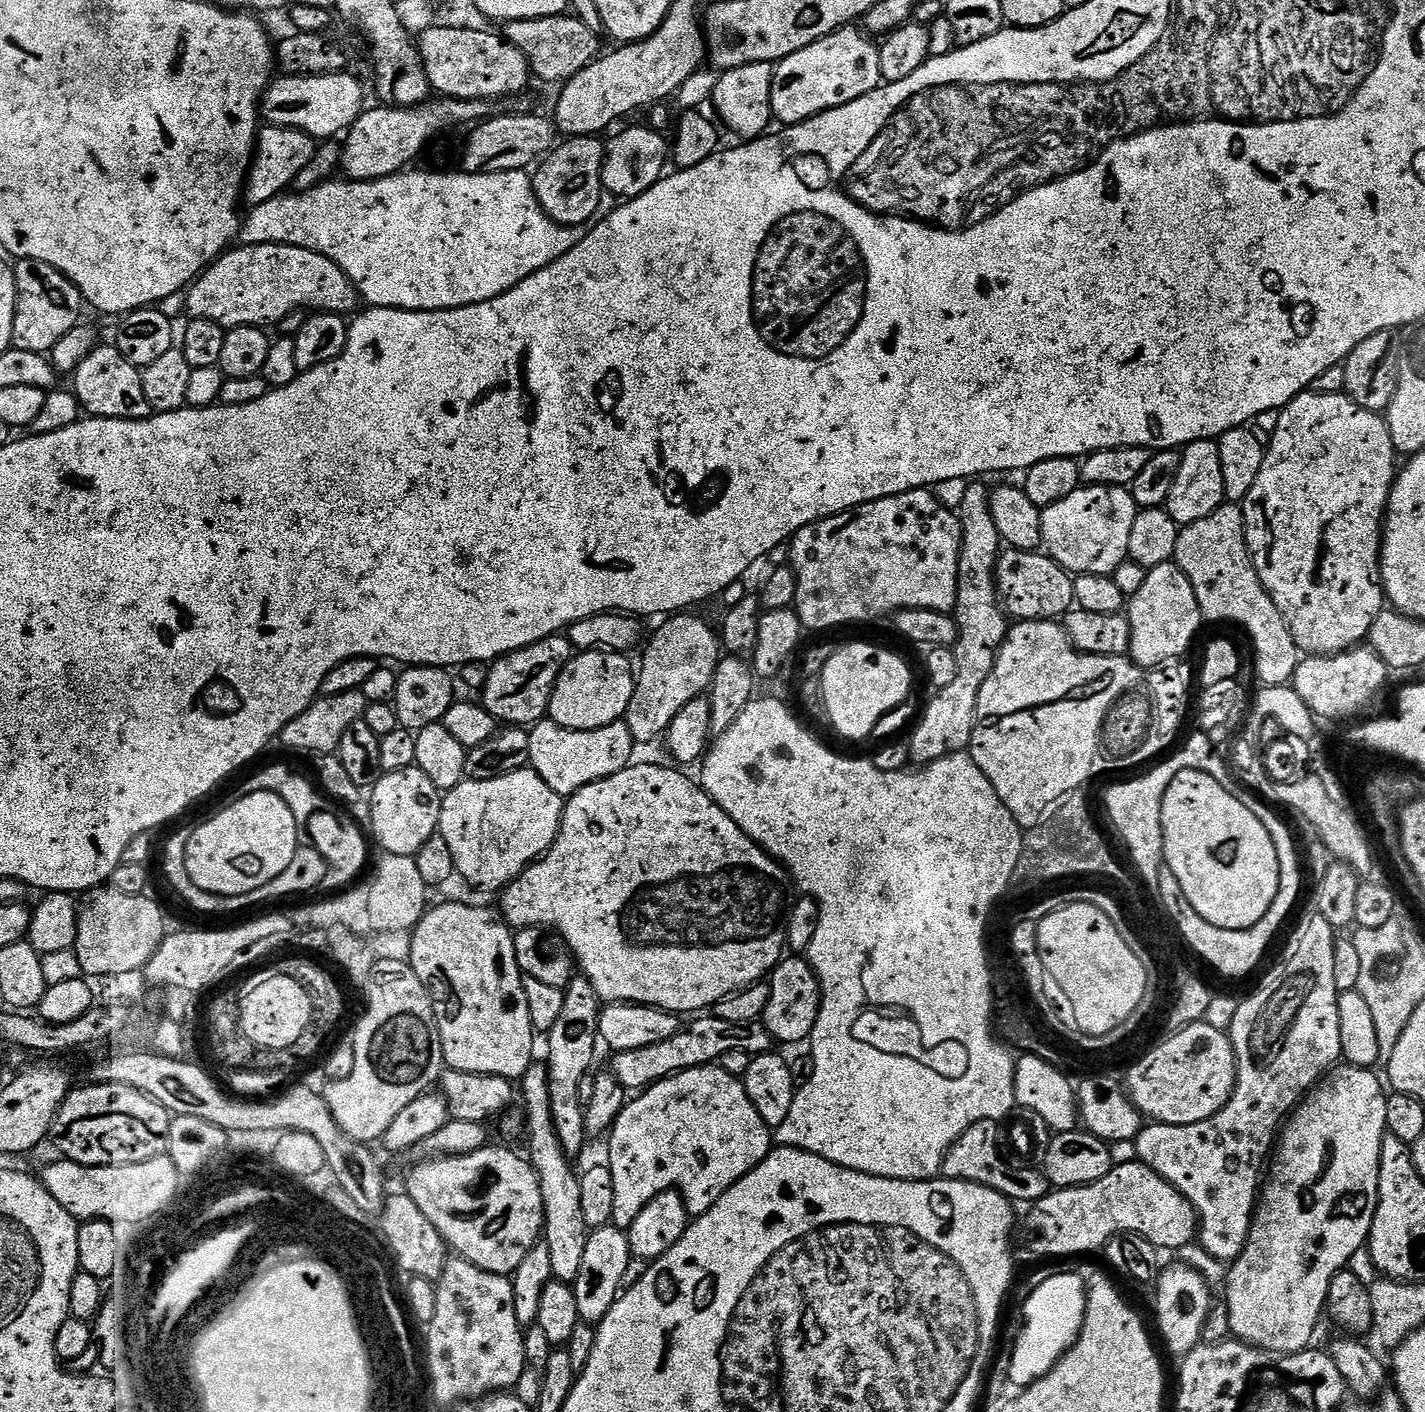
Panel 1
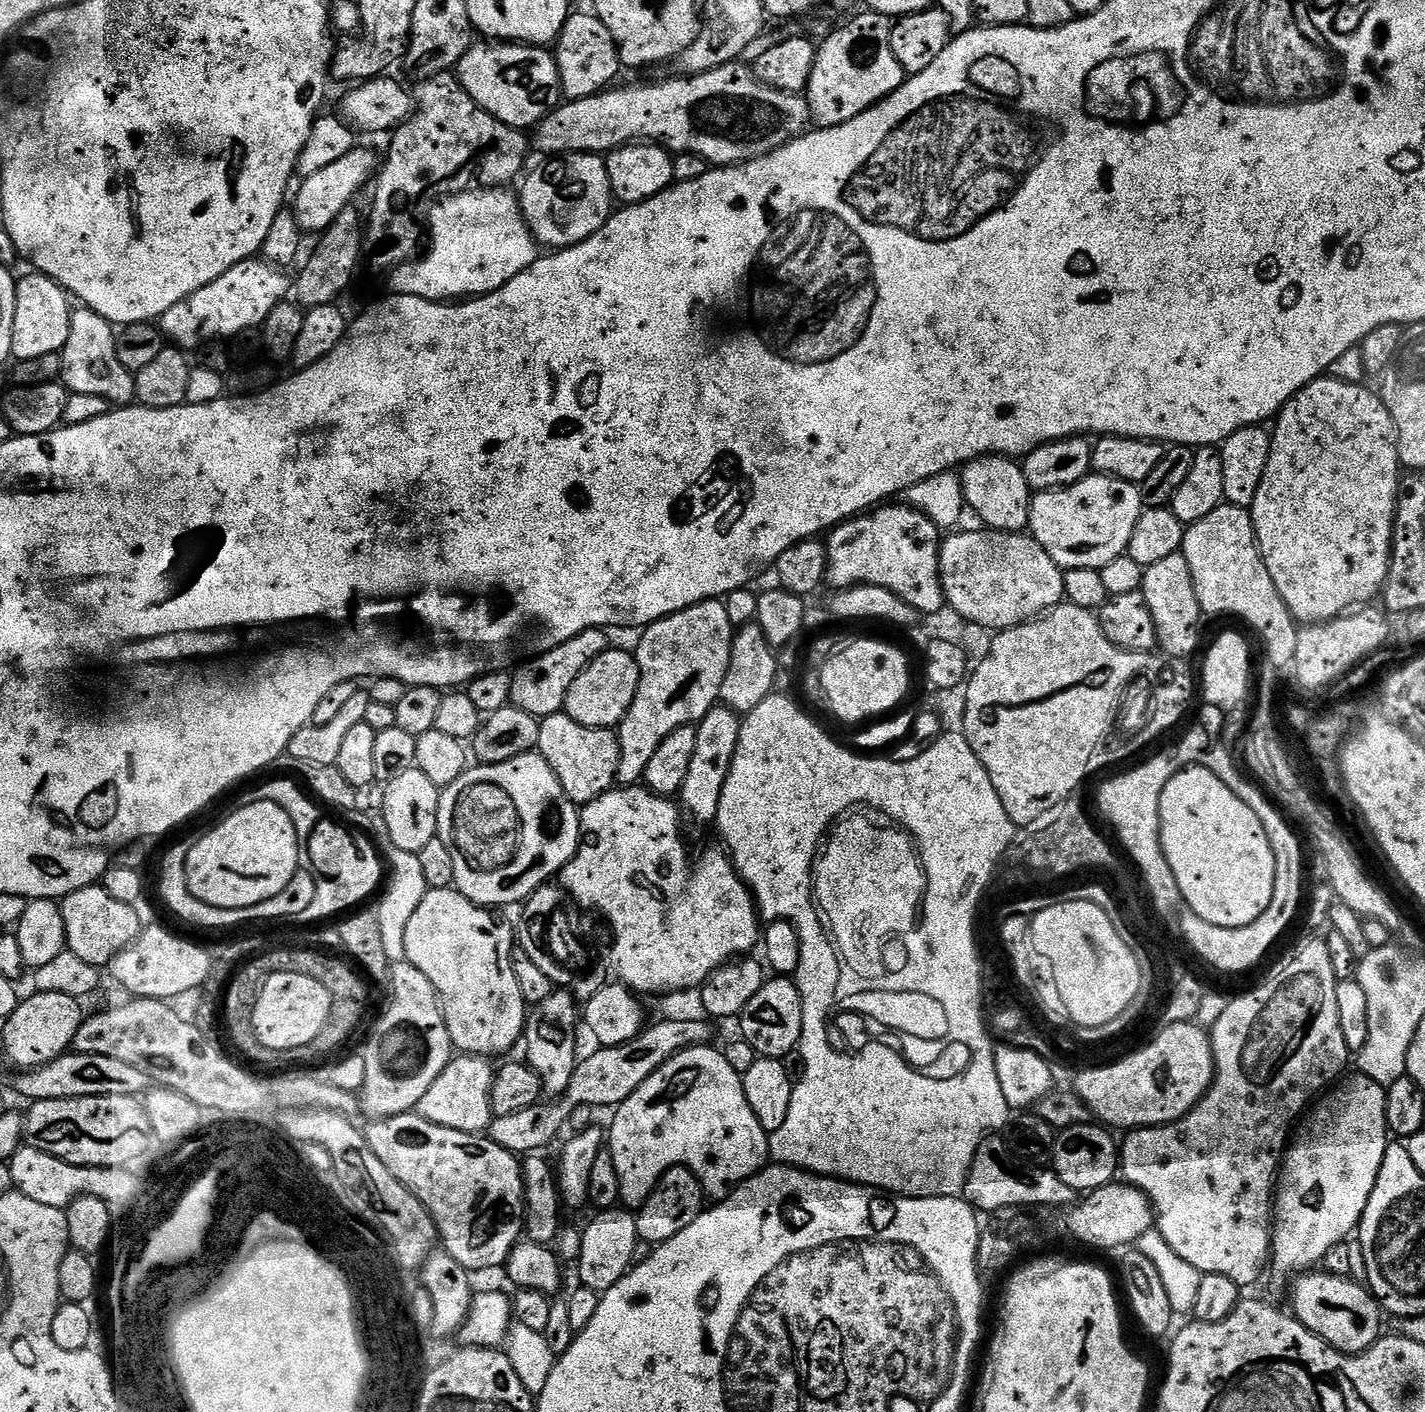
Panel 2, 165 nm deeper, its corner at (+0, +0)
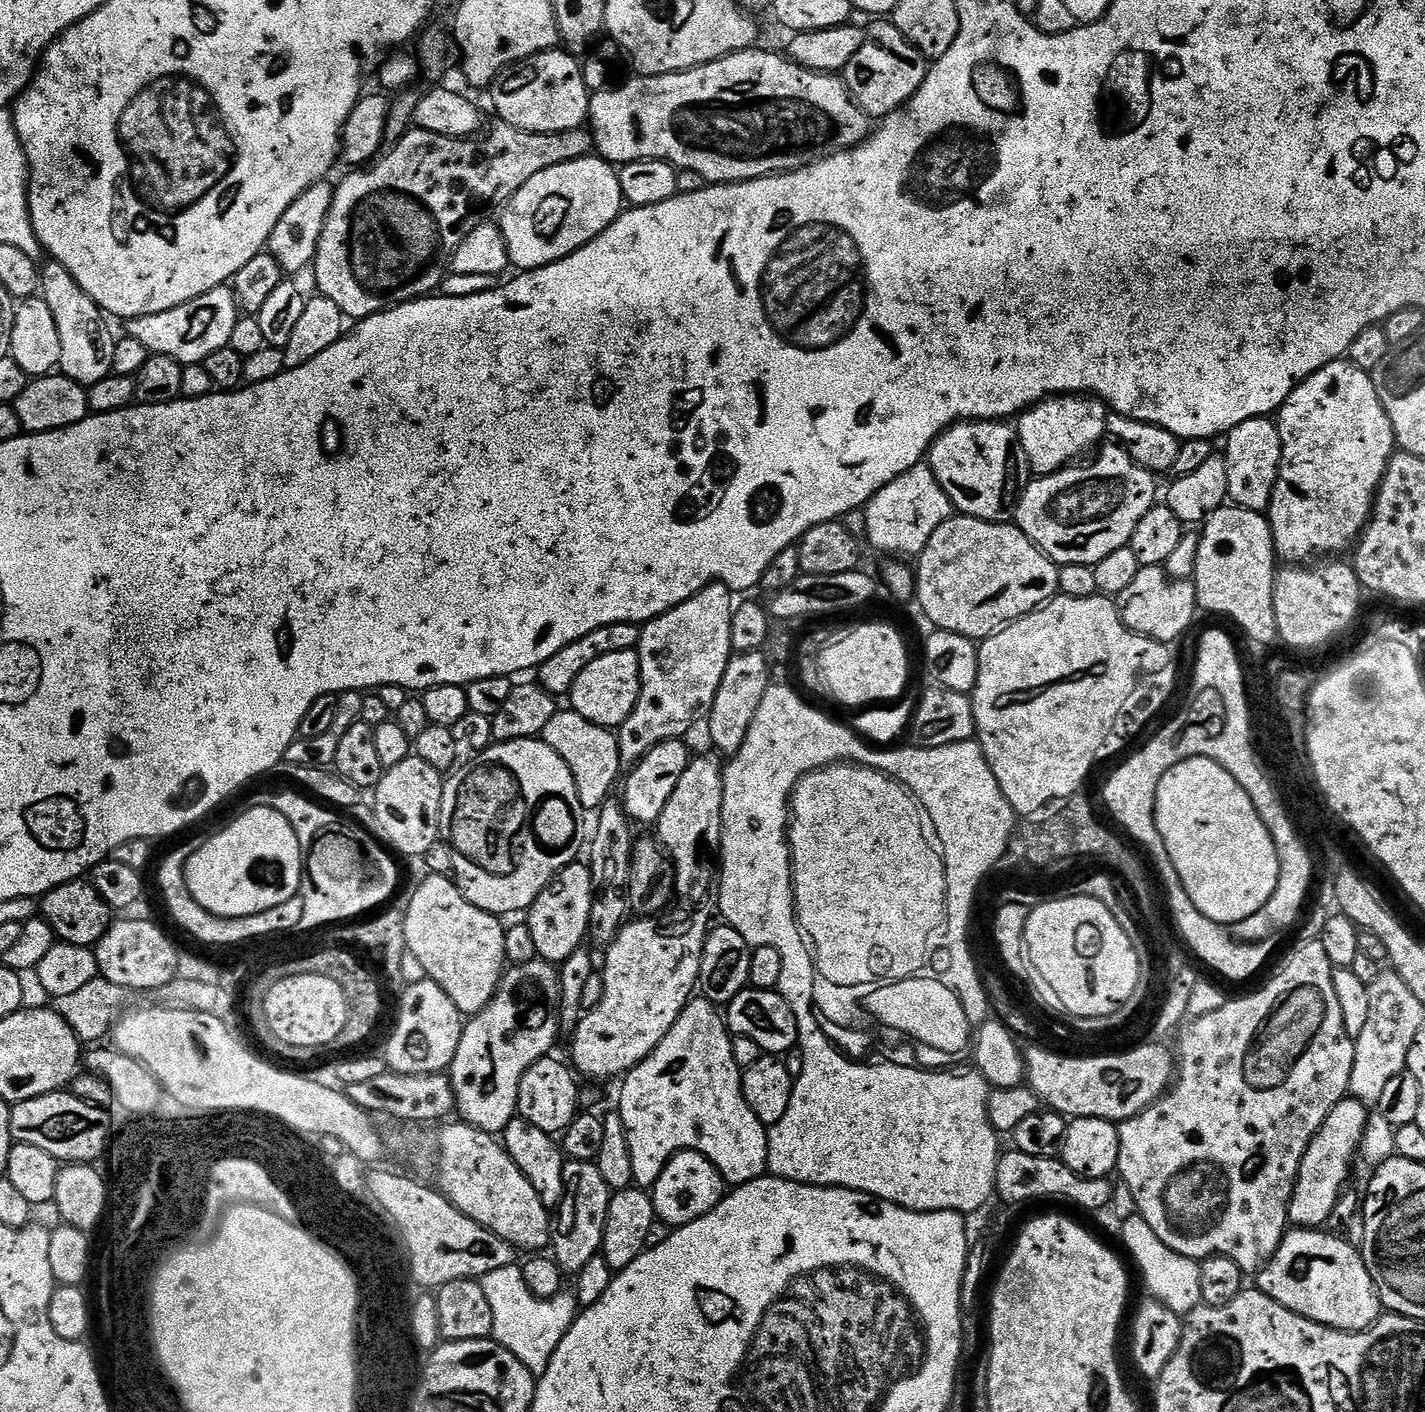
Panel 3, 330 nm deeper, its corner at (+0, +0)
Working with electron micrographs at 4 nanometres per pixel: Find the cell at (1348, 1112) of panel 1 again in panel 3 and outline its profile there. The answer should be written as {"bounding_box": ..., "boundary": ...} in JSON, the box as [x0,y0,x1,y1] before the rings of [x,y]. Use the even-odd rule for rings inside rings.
{"bounding_box":[1288,1098,1370,1230],"boundary":[[[1345,1098],[1330,1110],[1326,1122],[1310,1142],[1298,1170],[1296,1185],[1292,1191],[1292,1201],[1288,1207],[1289,1225],[1304,1230],[1316,1230],[1326,1225],[1341,1193],[1348,1183],[1348,1171],[1352,1168],[1352,1159],[1357,1159],[1358,1149],[1363,1142],[1364,1132],[1370,1119],[1365,1105],[1355,1098]]]}

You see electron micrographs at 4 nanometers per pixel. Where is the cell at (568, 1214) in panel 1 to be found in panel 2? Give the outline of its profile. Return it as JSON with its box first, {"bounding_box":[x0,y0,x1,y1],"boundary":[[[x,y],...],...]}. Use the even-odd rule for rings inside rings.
{"bounding_box":[522,990,582,1098],"boundary":[[[553,990],[542,1002],[531,1005],[524,1021],[522,1049],[528,1057],[526,1063],[538,1074],[543,1095],[548,1098],[563,1096],[578,1063],[576,1031],[582,1028],[582,1012],[577,997],[568,990]]]}

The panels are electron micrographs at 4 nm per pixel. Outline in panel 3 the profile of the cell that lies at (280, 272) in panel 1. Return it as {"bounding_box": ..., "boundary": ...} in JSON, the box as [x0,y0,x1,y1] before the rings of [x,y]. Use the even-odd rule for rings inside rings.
{"bounding_box":[127,286,242,365],"boundary":[[[221,286],[186,302],[182,306],[174,306],[174,310],[162,310],[162,314],[139,316],[127,321],[127,335],[133,336],[148,353],[154,356],[174,358],[182,365],[203,364],[214,350],[228,347],[230,334],[238,327],[242,313],[236,307],[236,296],[231,287]]]}

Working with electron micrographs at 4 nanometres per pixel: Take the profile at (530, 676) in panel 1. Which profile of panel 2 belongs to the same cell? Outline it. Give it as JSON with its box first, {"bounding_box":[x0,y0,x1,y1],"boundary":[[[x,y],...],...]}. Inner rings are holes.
{"bounding_box":[508,628,610,718],"boundary":[[[587,628],[582,630],[582,634],[554,646],[550,651],[525,659],[515,669],[517,672],[511,673],[508,682],[508,699],[511,707],[526,710],[526,714],[534,714],[538,718],[561,711],[566,690],[570,690],[574,678],[578,678],[578,674],[587,664],[594,662],[594,658],[609,651],[610,643],[608,644],[607,635],[609,633],[605,629]]]}

